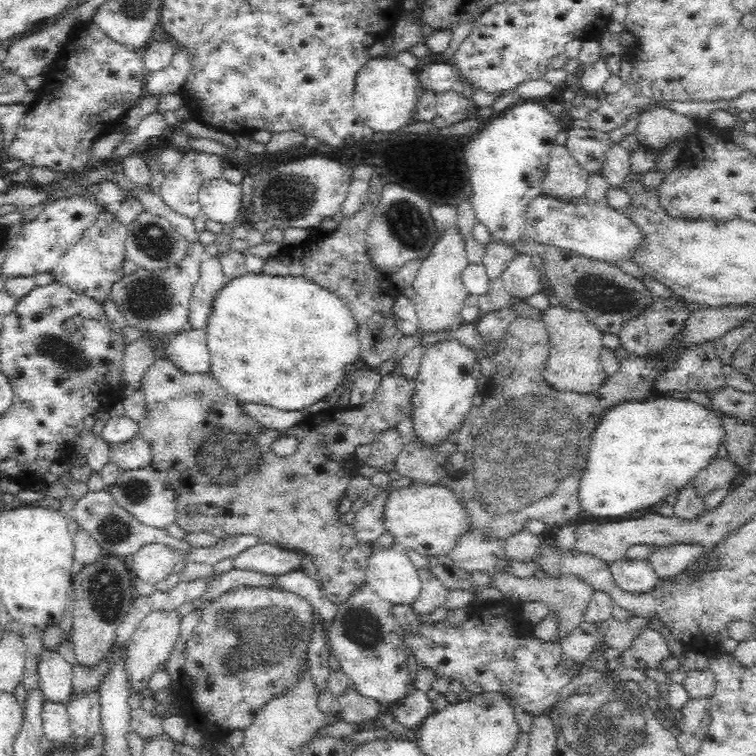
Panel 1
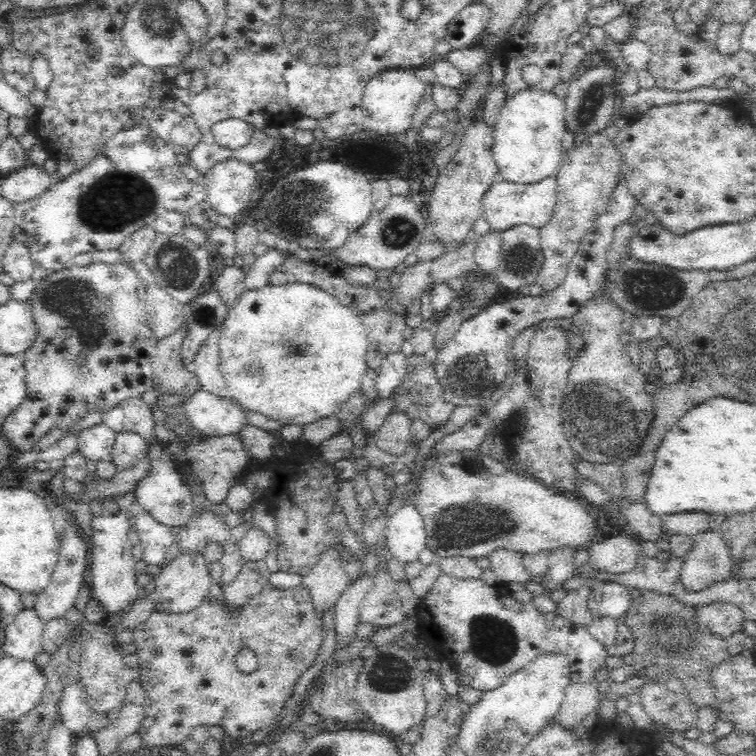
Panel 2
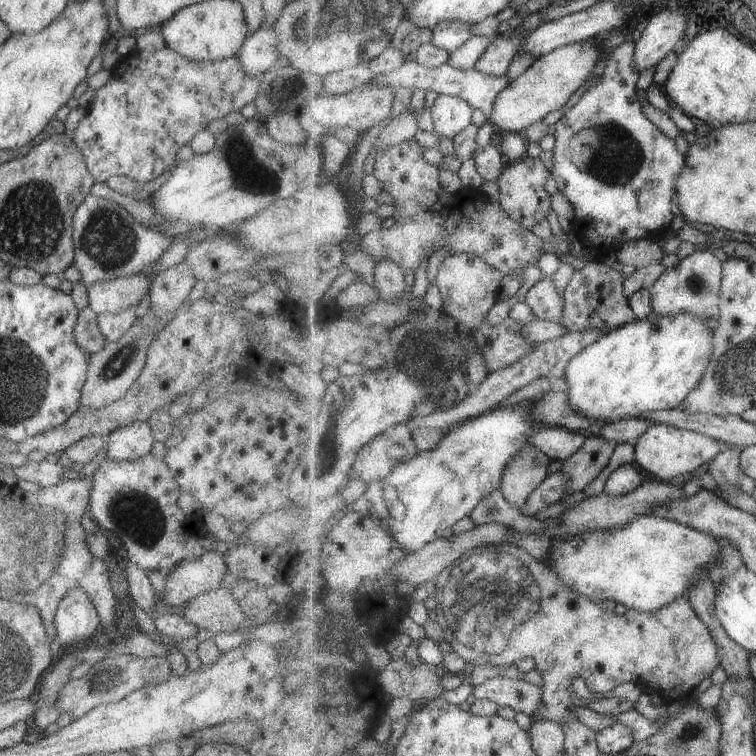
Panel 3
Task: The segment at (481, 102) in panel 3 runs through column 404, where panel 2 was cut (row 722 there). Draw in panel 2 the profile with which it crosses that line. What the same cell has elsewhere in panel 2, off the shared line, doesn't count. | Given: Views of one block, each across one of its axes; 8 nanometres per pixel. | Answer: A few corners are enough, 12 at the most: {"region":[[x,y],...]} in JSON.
{"region":[[66,684],[59,716],[73,733],[88,731],[86,686]]}

